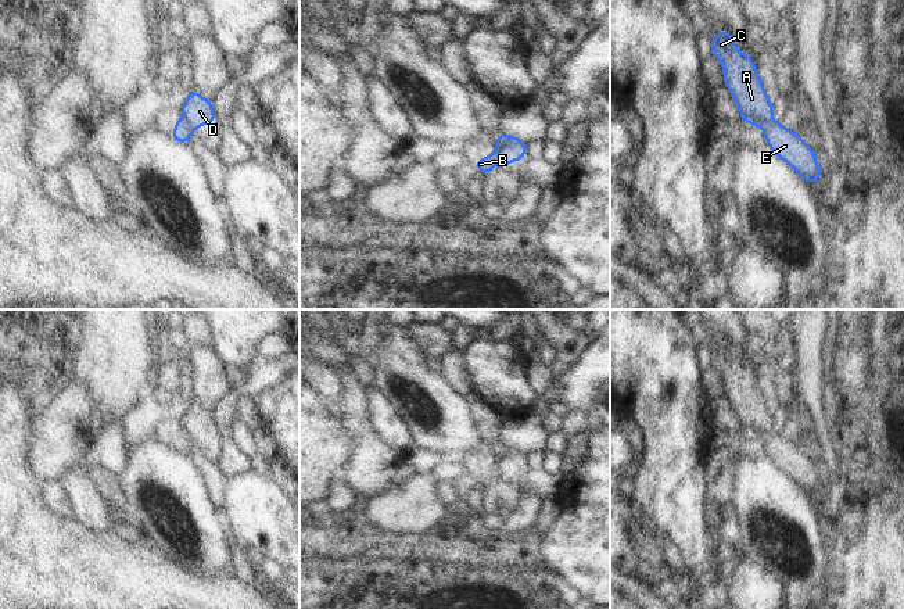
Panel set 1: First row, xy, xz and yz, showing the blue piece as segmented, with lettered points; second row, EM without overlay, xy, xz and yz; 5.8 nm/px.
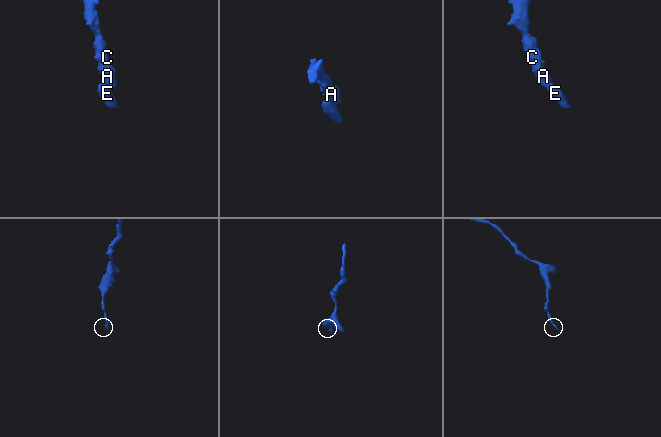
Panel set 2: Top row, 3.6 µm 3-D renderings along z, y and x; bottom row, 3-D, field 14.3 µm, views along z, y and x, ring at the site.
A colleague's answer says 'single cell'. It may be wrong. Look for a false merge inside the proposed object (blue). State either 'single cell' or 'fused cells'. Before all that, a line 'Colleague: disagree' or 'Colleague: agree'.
Colleague: disagree
fused cells

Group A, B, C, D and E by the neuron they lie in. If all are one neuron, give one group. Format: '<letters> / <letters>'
A C D / B E

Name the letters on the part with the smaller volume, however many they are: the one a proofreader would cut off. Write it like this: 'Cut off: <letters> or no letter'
Cut off: B, E

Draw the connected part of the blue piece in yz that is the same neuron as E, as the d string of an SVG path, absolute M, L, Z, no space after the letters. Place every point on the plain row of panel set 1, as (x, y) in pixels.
M768 433L763 445L770 459L790 477L793 477L800 490L812 494L821 487L814 462L792 441L785 440L781 434Z

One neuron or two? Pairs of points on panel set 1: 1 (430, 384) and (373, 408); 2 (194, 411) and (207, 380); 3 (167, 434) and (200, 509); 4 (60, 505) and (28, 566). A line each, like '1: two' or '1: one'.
1: two
2: two
3: two
4: two

